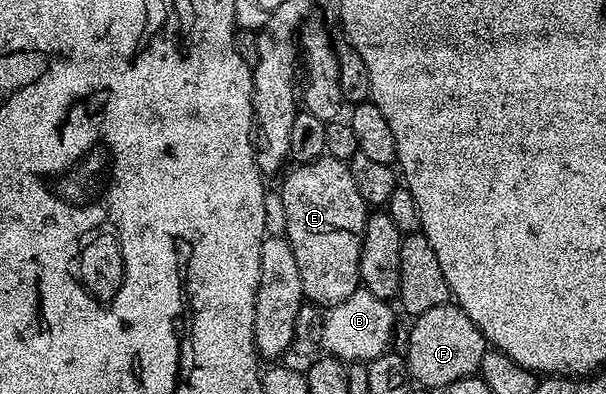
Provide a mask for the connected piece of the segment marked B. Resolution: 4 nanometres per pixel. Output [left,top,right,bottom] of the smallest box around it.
[320,289,396,364]

